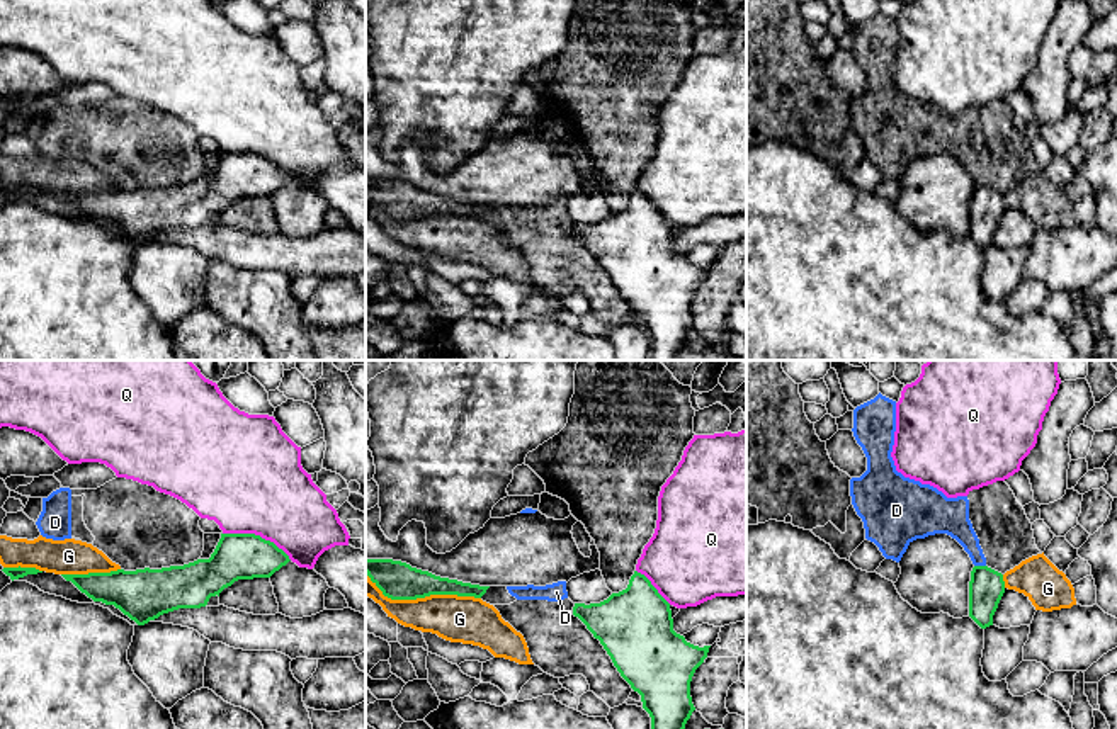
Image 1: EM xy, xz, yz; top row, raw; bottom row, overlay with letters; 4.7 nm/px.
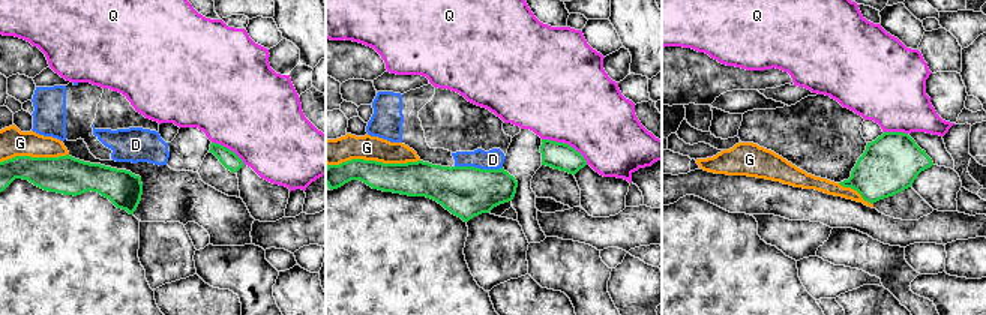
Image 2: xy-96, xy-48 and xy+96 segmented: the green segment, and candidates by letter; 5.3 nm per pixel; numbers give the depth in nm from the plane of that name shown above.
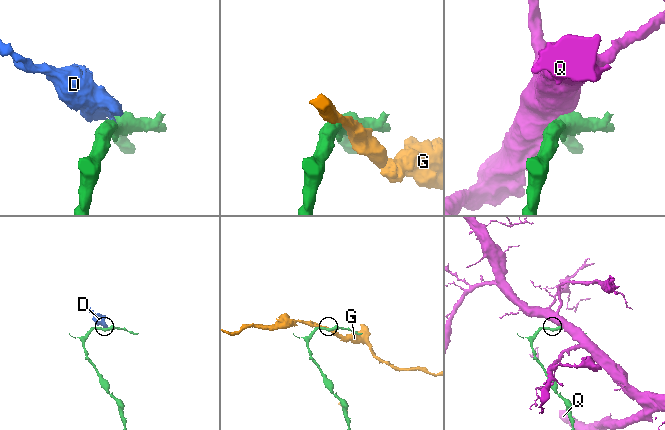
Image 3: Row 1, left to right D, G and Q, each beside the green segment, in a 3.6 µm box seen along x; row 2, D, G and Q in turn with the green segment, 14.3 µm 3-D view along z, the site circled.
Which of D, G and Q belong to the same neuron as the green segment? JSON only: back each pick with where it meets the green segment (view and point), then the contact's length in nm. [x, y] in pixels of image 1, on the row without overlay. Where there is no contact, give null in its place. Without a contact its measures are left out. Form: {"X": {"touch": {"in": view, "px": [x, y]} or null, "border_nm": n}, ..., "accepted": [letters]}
{"accepted": []}

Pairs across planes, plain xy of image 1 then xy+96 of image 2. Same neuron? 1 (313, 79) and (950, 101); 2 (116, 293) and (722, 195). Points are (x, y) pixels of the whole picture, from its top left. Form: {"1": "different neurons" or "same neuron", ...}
{"1": "same neuron", "2": "different neurons"}

